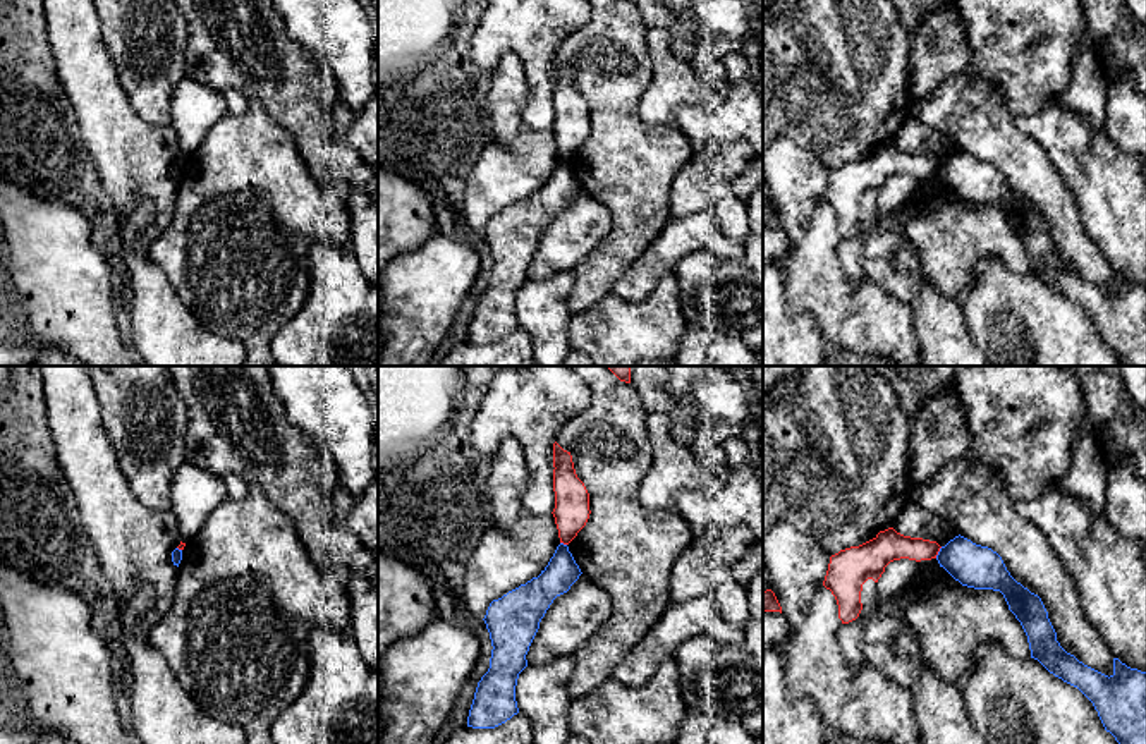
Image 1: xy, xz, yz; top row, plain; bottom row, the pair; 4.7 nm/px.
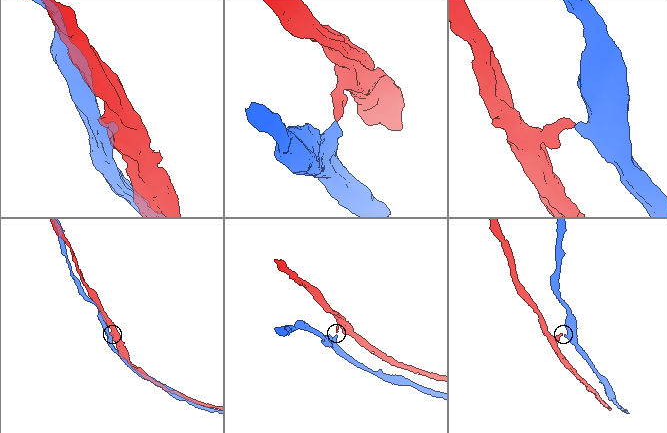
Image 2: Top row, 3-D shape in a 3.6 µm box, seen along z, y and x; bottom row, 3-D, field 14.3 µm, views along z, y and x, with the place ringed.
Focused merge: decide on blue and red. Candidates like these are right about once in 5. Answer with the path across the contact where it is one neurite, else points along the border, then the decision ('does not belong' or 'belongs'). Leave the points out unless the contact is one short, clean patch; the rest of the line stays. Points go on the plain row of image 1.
border yz (942, 162), (935, 172); does not belong

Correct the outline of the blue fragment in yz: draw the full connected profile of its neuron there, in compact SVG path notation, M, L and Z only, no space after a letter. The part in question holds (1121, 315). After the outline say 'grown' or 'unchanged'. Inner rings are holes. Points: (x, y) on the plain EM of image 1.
M959 149L940 163L936 175L962 201L1000 206L1027 251L1031 273L1093 318L1122 366L1146 366L1146 287L1113 273L1108 292L1067 268L1041 213L1017 198L991 163Z; unchanged

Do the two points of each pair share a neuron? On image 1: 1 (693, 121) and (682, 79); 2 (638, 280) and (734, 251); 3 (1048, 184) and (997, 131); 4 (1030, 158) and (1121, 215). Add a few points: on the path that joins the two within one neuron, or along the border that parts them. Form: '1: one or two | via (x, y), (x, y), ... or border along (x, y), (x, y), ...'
1: two | border along (693, 103), (681, 103), (674, 110), (674, 124)
2: one | via (662, 256), (677, 241), (710, 241)
3: one | via (1035, 170), (1009, 145)
4: two | border along (1040, 145), (1071, 189), (1081, 215)

